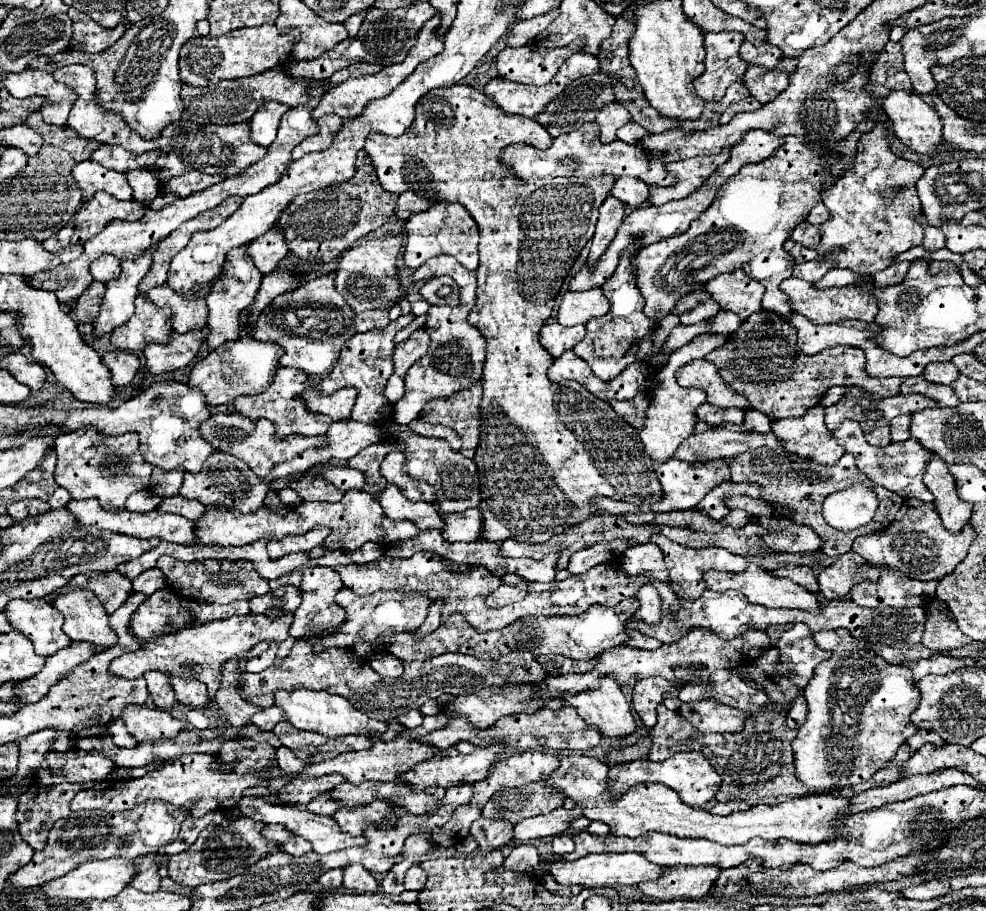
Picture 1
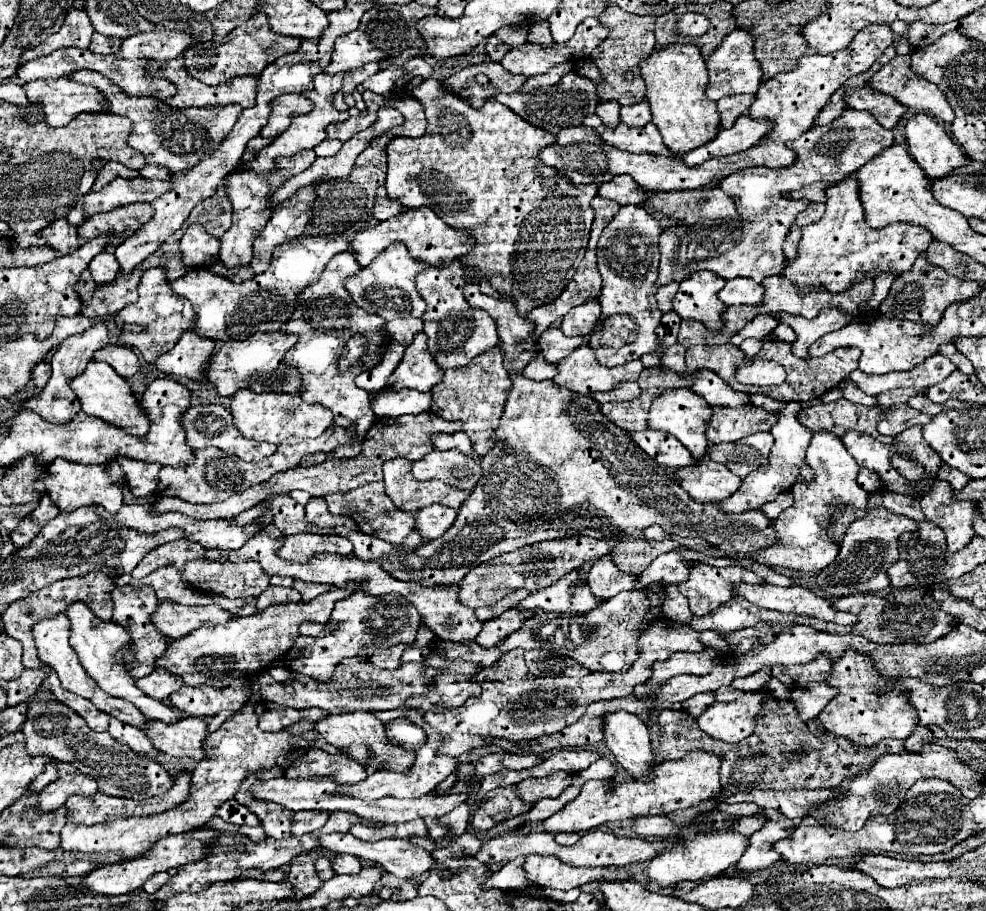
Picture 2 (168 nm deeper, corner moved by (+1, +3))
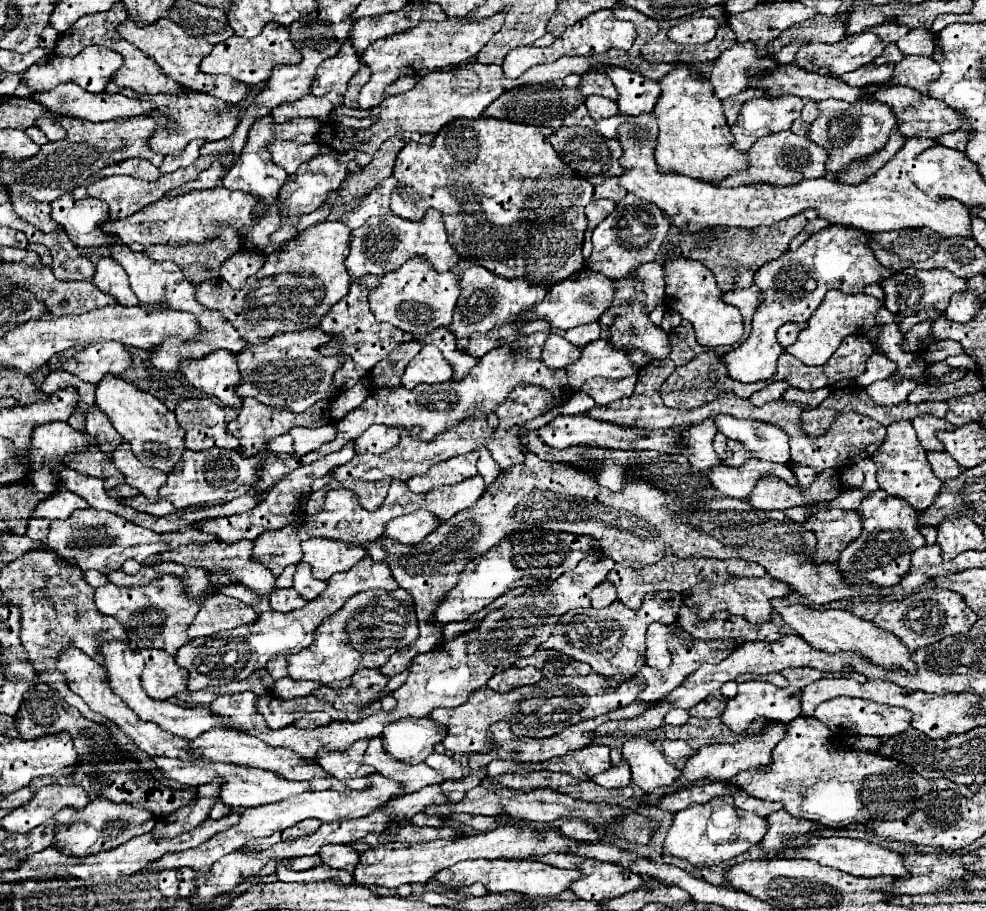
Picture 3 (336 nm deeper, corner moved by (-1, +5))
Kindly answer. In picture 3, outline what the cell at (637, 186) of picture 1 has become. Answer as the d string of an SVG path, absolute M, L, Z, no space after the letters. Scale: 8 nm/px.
M618 177L606 179L602 185L594 187L594 199L610 199L610 201L620 201L626 197L628 191L618 185Z

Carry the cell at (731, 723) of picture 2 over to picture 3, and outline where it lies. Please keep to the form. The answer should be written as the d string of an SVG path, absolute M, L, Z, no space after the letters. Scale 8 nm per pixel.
M764 681L738 683L738 695L728 701L722 721L728 725L730 731L742 733L758 715L778 723L790 723L792 719L796 719L800 715L800 689L792 685L784 688L776 687L776 685Z

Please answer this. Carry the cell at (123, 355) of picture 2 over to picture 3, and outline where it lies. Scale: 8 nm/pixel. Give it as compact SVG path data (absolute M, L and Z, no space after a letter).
M106 341L106 343L86 345L82 351L72 355L72 359L52 357L48 361L48 367L50 367L50 371L64 369L64 371L80 377L82 381L96 385L108 373L120 375L122 371L126 371L130 367L130 363L132 363L132 359L124 345L120 345L116 341Z

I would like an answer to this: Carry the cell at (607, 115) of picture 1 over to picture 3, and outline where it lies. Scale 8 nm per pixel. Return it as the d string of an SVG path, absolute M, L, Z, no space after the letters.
M598 95L586 97L584 105L588 107L588 113L590 113L590 117L594 121L600 121L600 119L606 119L606 117L614 117L614 115L620 113L616 101L610 101L610 99L604 99L604 97L598 97Z

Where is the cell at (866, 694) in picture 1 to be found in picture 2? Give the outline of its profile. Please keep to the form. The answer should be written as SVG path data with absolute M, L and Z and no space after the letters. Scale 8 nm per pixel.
M846 653L842 661L832 661L832 671L826 683L838 689L838 695L824 707L818 719L826 731L846 737L852 745L874 747L882 739L906 739L918 725L916 709L910 705L910 697L898 689L898 679L882 677L878 669L874 669L874 661L862 657L862 653Z

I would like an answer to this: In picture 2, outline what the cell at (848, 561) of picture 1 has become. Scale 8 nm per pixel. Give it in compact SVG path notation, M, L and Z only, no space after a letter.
M884 507L870 509L864 519L854 521L840 543L840 553L824 571L818 573L818 587L834 597L846 597L854 593L874 593L890 585L886 569L898 559L898 537L904 531L914 531L916 521L894 515Z

